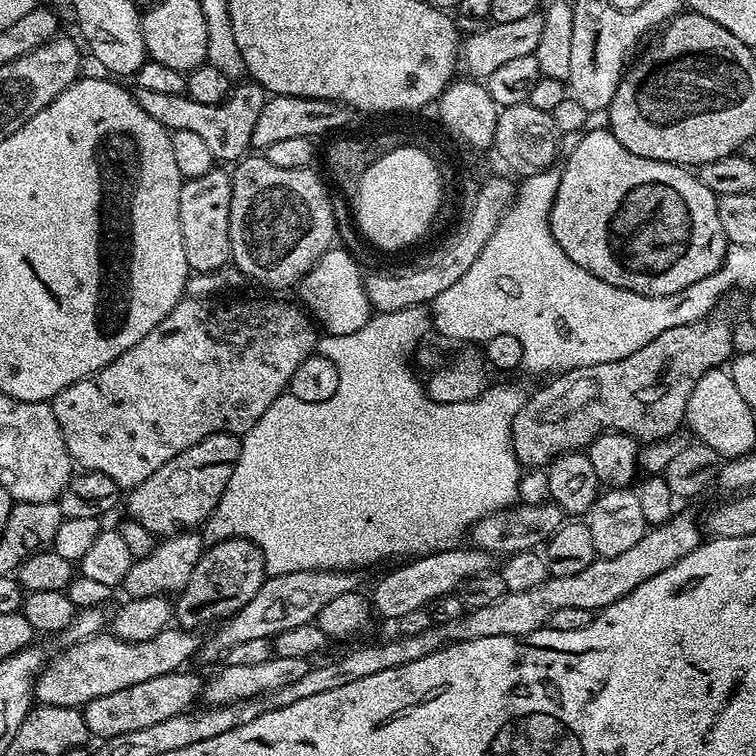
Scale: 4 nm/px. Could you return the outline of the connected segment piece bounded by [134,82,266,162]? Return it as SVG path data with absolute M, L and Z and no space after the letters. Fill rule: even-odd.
M240 82L233 87L227 100L220 104L207 104L206 102L194 102L187 94L158 94L155 90L142 90L136 88L134 95L138 106L154 118L163 128L169 132L178 130L190 130L200 135L206 142L210 154L214 154L217 162L241 159L252 148L252 135L254 126L258 122L258 114L262 114L262 106L266 99L266 93L260 84L255 82Z

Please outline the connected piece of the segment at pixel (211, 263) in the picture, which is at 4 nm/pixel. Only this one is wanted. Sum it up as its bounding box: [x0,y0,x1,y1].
[178,166,232,273]

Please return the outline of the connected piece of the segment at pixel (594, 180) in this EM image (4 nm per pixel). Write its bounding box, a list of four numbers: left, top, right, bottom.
[548,127,730,296]

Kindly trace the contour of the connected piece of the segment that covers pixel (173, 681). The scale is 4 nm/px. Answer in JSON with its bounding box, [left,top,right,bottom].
[82,671,202,740]

